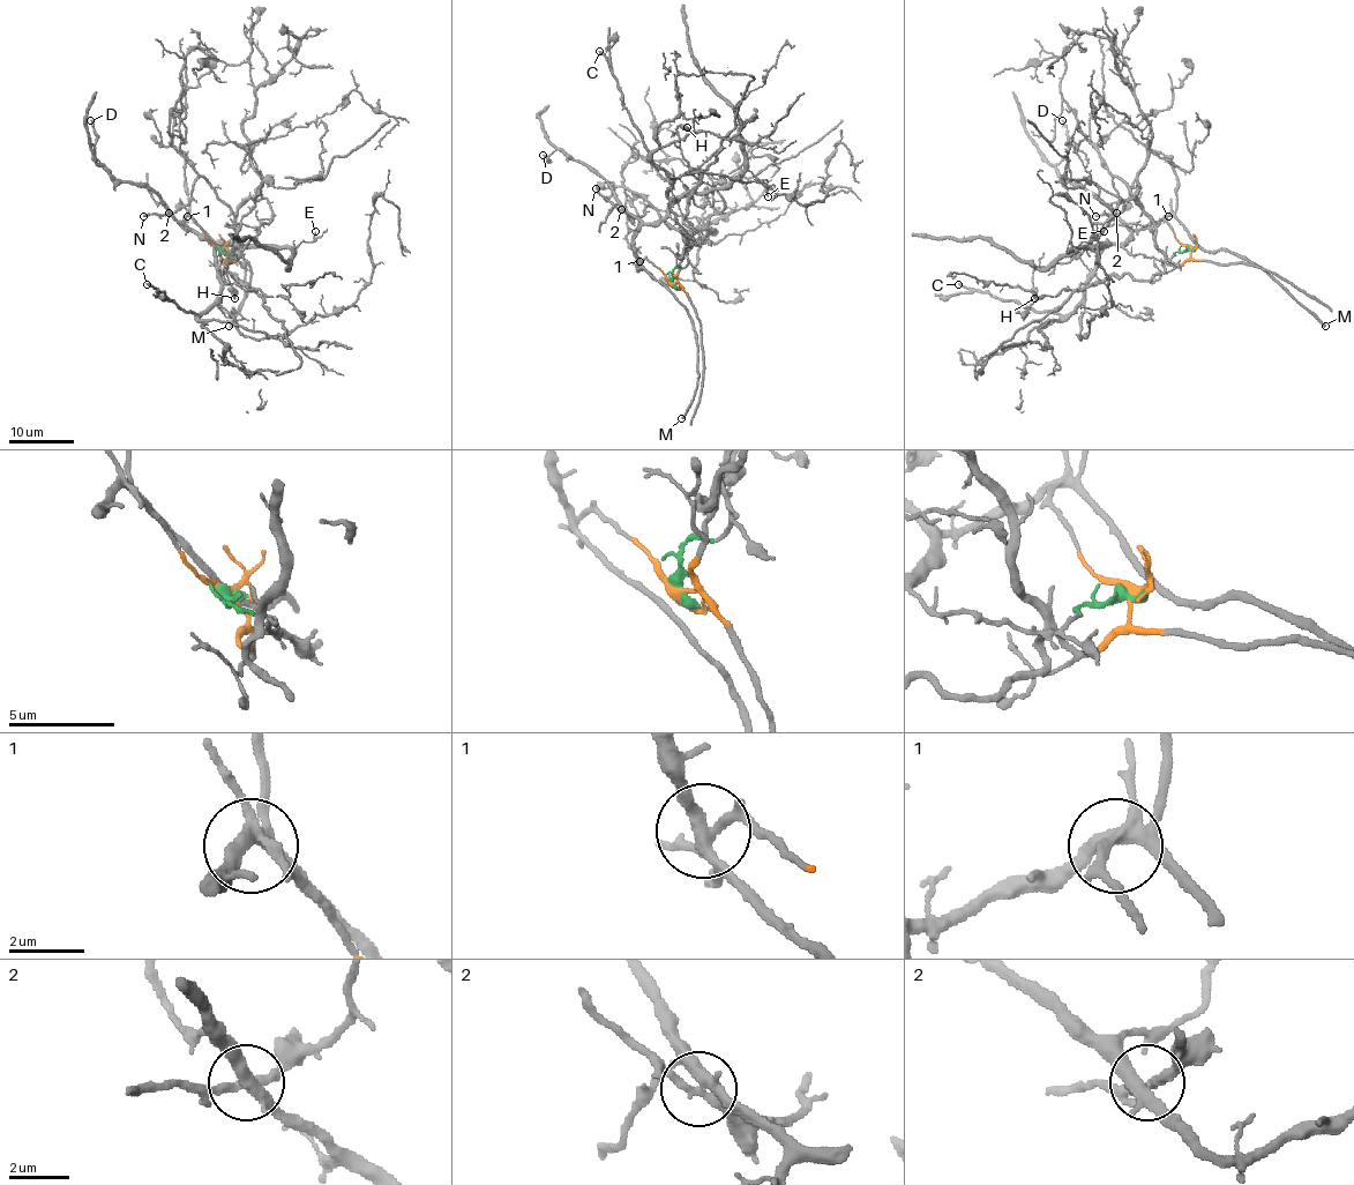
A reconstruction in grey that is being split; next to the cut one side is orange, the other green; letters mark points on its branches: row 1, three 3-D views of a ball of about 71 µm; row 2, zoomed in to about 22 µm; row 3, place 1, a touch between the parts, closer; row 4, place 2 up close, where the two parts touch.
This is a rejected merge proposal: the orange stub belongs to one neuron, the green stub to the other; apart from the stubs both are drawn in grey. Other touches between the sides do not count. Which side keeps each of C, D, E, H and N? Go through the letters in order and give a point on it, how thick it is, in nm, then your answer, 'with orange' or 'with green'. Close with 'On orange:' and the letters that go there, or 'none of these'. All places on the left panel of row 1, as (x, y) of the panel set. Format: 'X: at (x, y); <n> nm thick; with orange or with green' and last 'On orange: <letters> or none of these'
C: at (147, 284); 280 nm thick; with green
D: at (90, 120); 240 nm thick; with green
E: at (315, 231); 140 nm thick; with green
H: at (234, 298); 480 nm thick; with orange
N: at (143, 216); 260 nm thick; with orange
On orange: H, N

